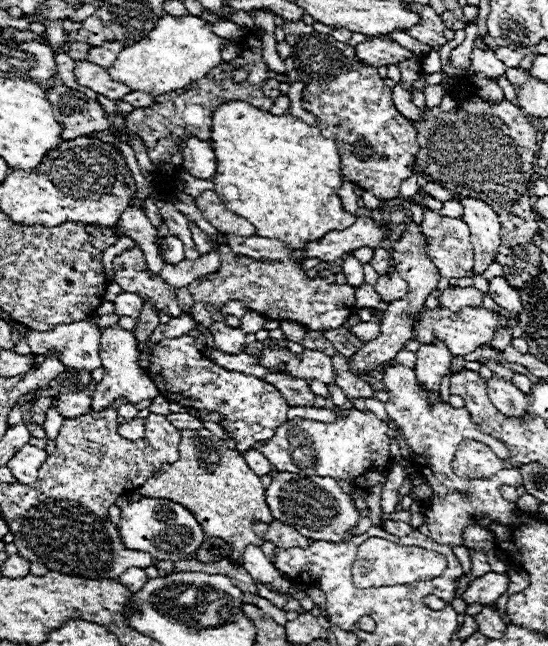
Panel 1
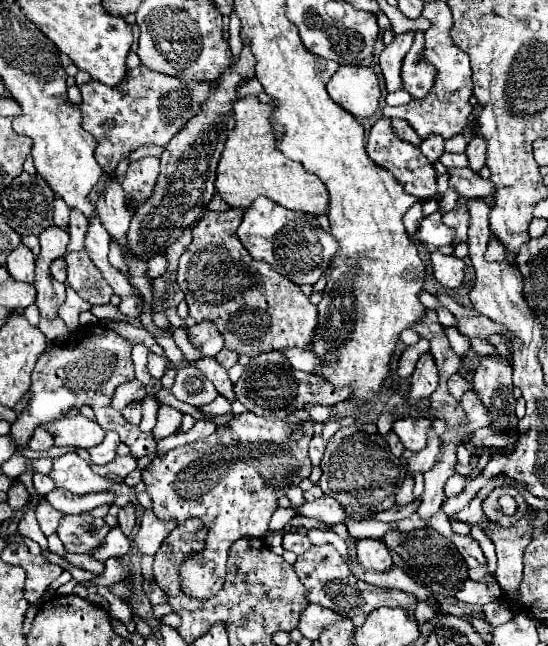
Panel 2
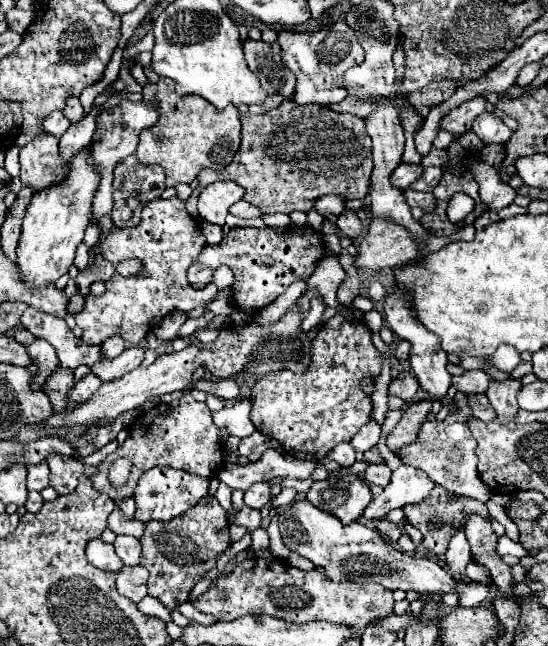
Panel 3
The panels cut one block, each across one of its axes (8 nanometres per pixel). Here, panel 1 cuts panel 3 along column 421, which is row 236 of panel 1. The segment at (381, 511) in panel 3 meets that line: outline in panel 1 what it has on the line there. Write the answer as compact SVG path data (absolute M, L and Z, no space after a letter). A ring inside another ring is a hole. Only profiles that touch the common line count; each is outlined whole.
M462 198L464 222L472 232L474 250L474 272L484 272L496 256L496 248L502 244L500 222L496 212L478 198Z

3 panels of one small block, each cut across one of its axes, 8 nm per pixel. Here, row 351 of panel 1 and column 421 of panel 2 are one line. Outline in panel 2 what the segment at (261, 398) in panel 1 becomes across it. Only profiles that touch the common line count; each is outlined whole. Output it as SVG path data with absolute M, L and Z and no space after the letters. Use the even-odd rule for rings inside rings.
M380 118L372 130L370 130L370 136L368 136L368 144L366 144L366 152L368 156L378 164L378 166L384 166L388 168L396 180L400 184L404 184L404 192L420 198L420 200L426 200L426 198L432 198L434 192L436 192L436 174L434 174L434 166L428 162L428 158L420 152L418 146L412 146L410 142L404 142L400 140L394 130L392 130L392 124L388 118Z

